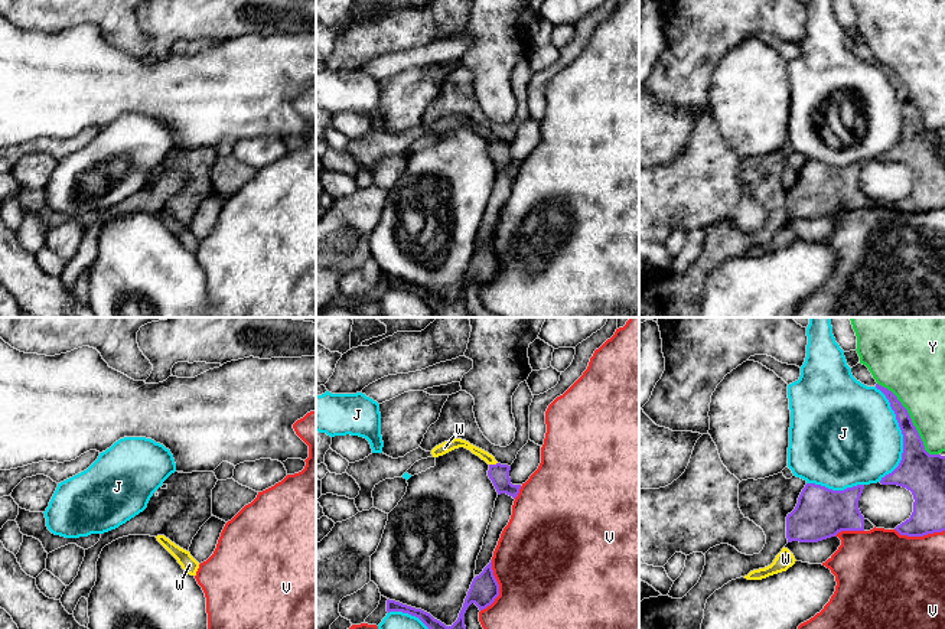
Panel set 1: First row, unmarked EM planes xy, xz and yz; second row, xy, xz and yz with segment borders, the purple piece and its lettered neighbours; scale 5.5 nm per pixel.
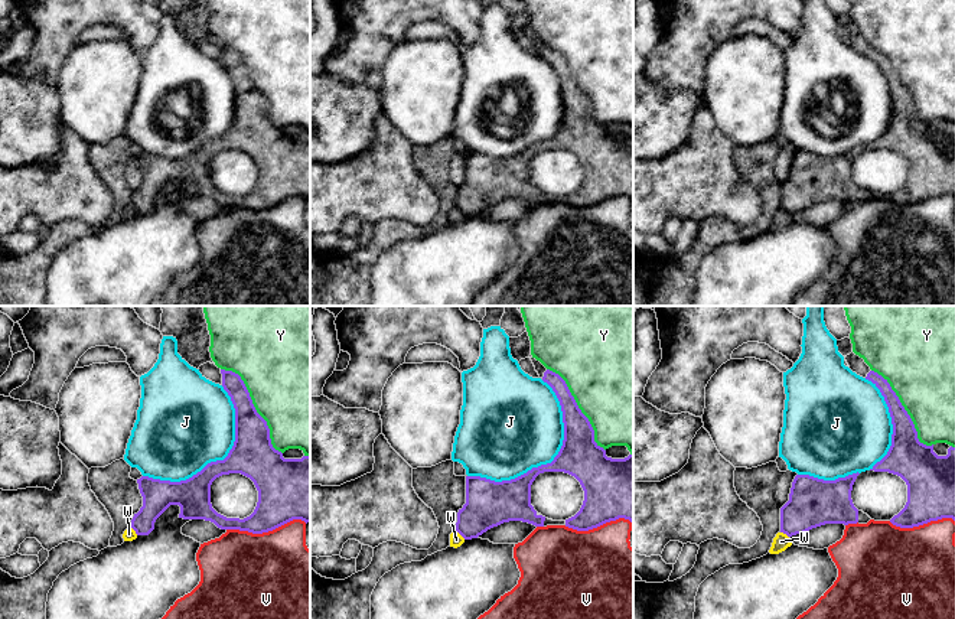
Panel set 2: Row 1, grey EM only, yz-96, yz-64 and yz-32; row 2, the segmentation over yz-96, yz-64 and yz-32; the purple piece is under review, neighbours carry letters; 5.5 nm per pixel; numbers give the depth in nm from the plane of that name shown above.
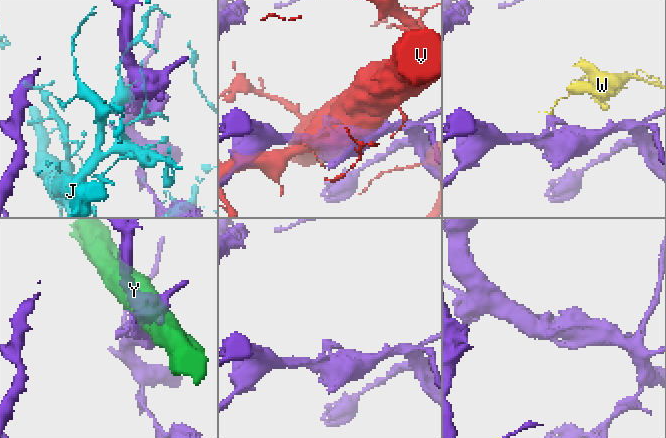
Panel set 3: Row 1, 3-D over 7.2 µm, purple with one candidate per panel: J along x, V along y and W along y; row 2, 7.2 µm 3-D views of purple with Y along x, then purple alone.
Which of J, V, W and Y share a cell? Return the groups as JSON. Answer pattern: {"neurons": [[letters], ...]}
{"neurons": [["J"], ["V"], ["W"], ["Y"]]}

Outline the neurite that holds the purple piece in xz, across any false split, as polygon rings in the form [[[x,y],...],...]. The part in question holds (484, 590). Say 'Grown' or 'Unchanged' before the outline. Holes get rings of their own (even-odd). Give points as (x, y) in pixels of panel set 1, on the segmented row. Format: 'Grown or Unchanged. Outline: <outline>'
Unchanged. Outline: [[[492,560],[491,563],[483,568],[483,571],[476,576],[470,584],[470,589],[467,591],[467,596],[465,599],[463,607],[459,613],[457,620],[452,626],[446,626],[440,620],[434,619],[430,613],[416,609],[407,604],[403,604],[395,600],[387,600],[387,612],[403,612],[408,613],[411,616],[418,617],[428,629],[466,629],[465,626],[465,613],[467,607],[475,603],[479,610],[486,609],[491,606],[495,599],[499,596],[499,584],[493,576],[492,570]]]

